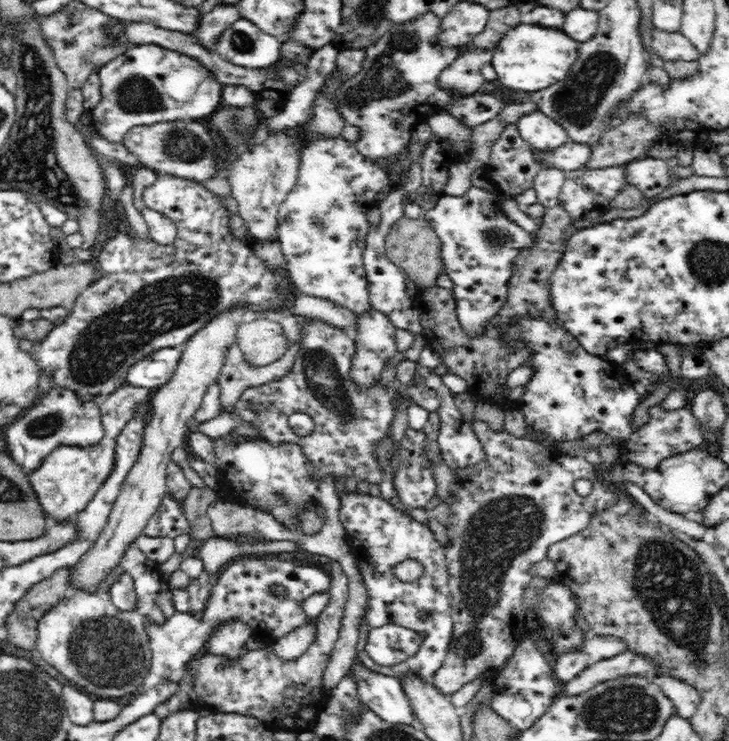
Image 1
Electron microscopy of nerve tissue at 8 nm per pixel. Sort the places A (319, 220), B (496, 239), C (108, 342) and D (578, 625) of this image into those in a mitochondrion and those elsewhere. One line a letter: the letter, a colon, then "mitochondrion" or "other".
A: mitochondrion
B: mitochondrion
C: mitochondrion
D: other

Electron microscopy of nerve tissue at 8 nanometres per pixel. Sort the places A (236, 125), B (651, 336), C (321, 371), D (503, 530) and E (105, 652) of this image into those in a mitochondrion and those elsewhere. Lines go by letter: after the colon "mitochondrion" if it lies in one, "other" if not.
A: mitochondrion
B: other
C: mitochondrion
D: mitochondrion
E: mitochondrion

